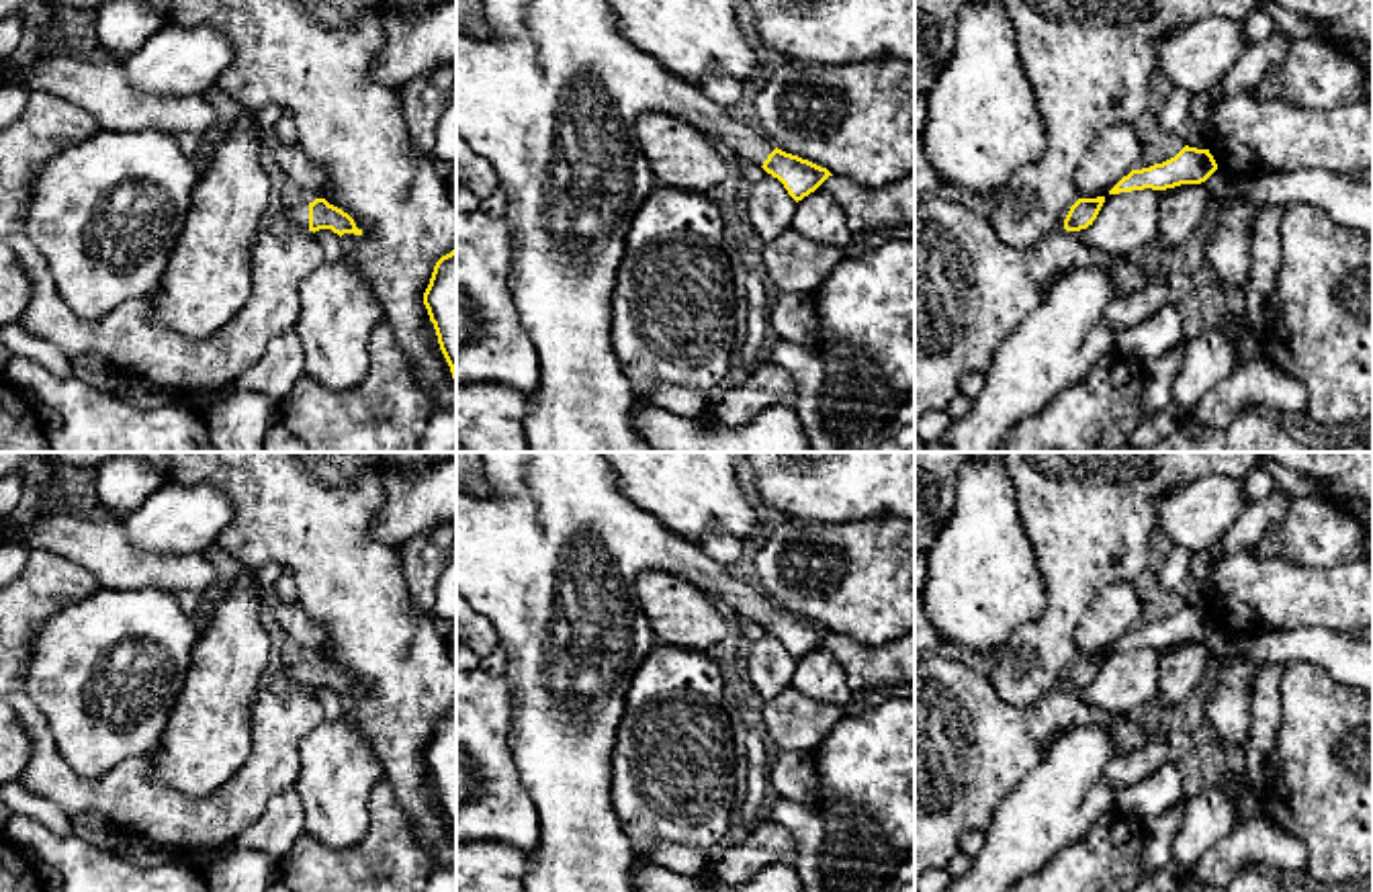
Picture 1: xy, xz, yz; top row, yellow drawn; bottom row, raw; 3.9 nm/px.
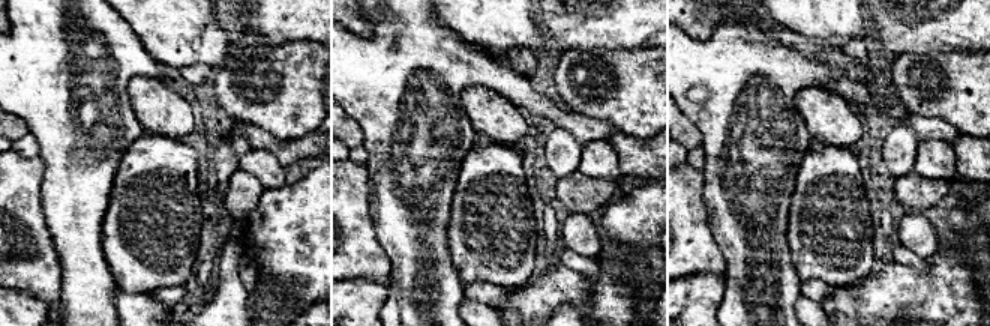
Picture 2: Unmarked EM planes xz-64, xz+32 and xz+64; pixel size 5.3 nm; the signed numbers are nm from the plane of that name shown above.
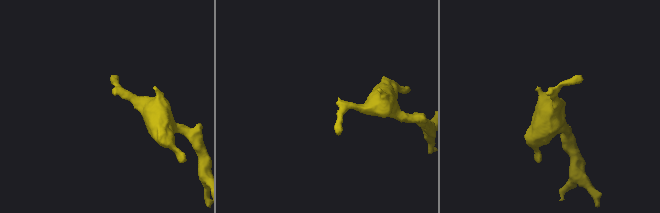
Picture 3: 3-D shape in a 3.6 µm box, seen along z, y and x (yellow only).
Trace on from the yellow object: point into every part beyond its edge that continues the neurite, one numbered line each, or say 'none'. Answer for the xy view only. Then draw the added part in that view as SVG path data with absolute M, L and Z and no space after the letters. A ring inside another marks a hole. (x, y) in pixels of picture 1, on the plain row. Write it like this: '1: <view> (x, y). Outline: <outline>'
1: xy (299, 674). Outline: M309 661L286 665L284 669L286 677L303 687L309 687Z

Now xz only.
1: xz (551, 557). Outline: M481 452L485 462L485 479L491 493L483 499L456 491L456 591L469 606L485 616L497 630L499 642L507 655L505 677L512 683L512 751L516 765L526 786L538 816L540 841L530 859L524 880L524 892L636 892L630 869L638 853L624 833L612 796L610 796L610 763L616 747L616 732L624 714L626 694L638 665L647 653L659 642L640 601L636 597L636 579L653 569L675 573L720 604L735 610L739 616L763 624L776 604L761 591L759 585L743 583L728 575L724 565L712 561L698 542L690 542L671 534L651 511L640 509L618 485L604 452Z

